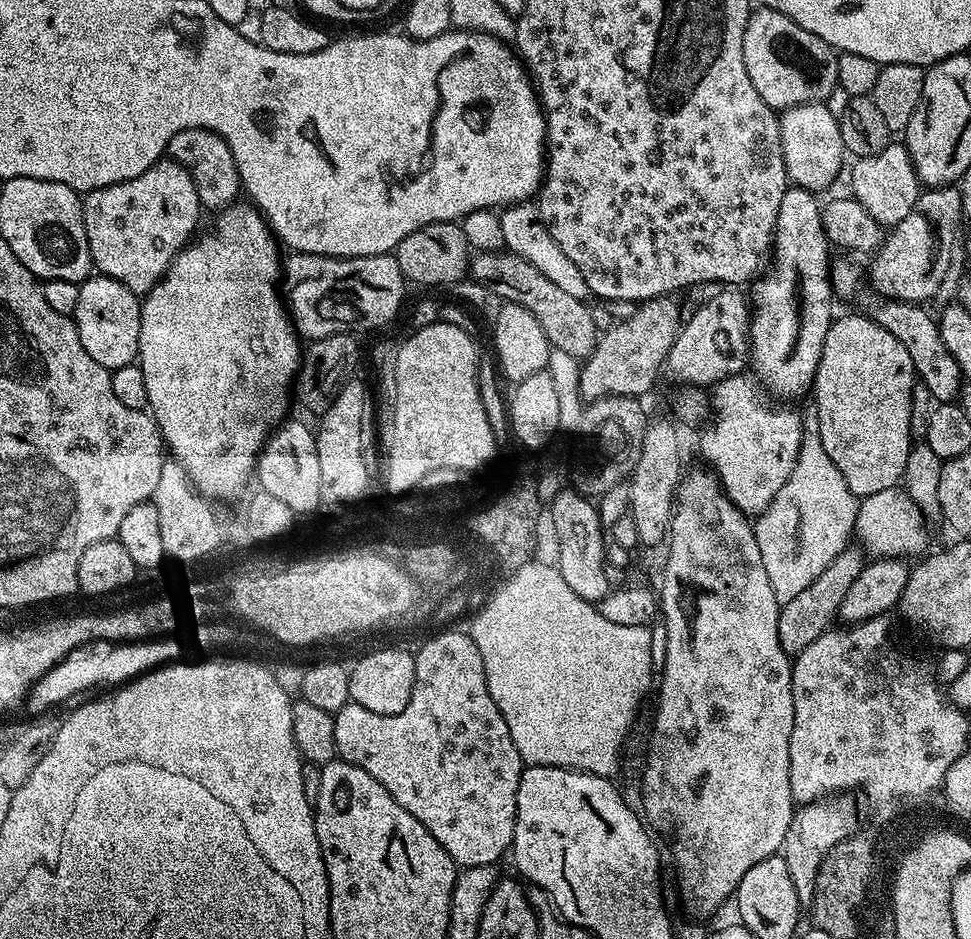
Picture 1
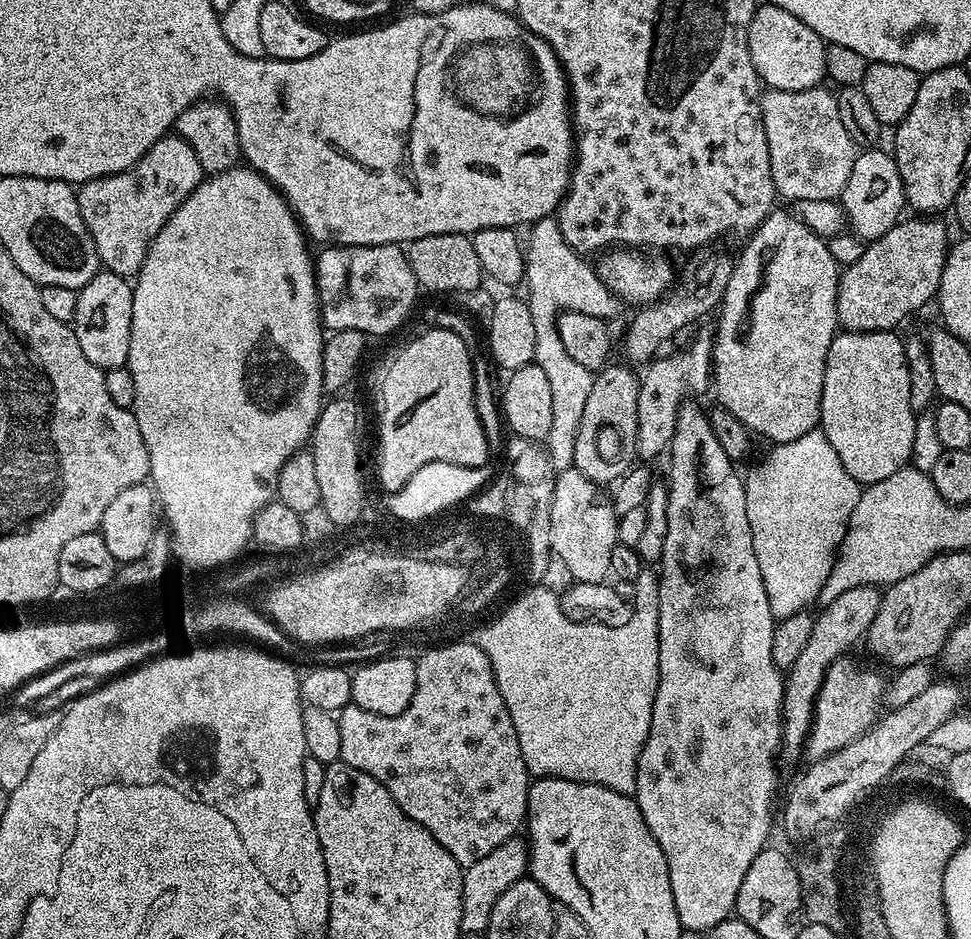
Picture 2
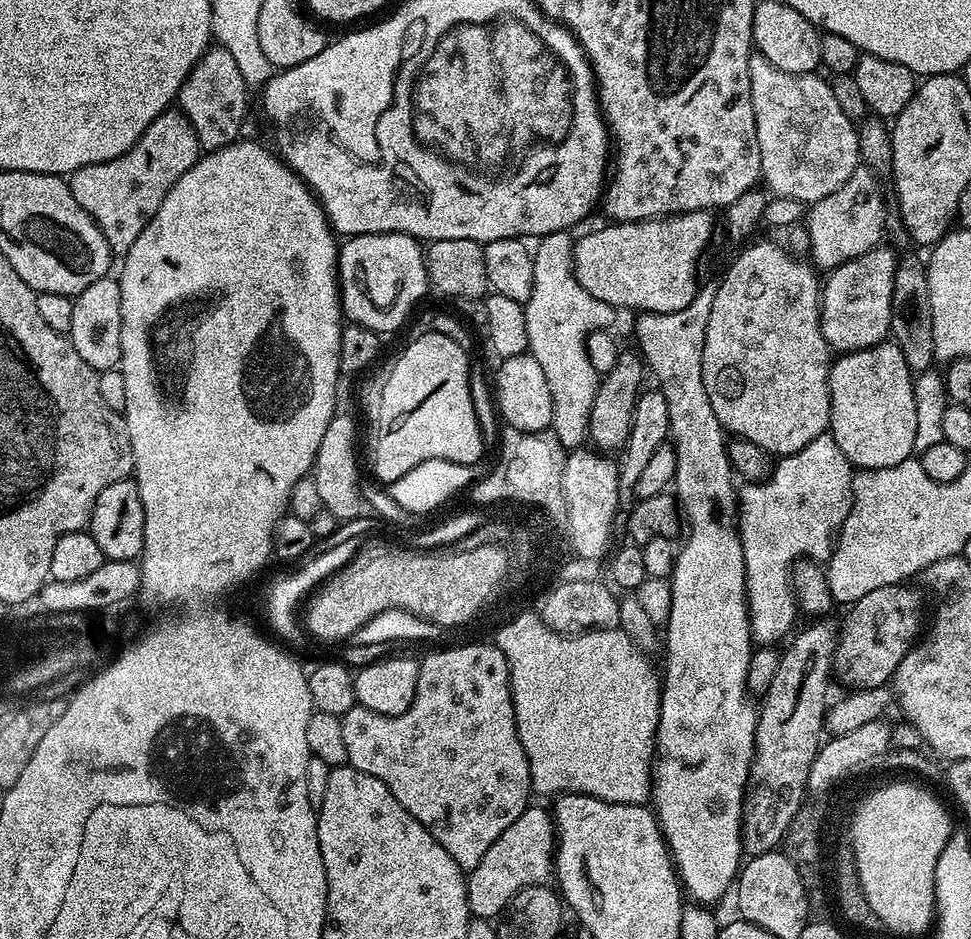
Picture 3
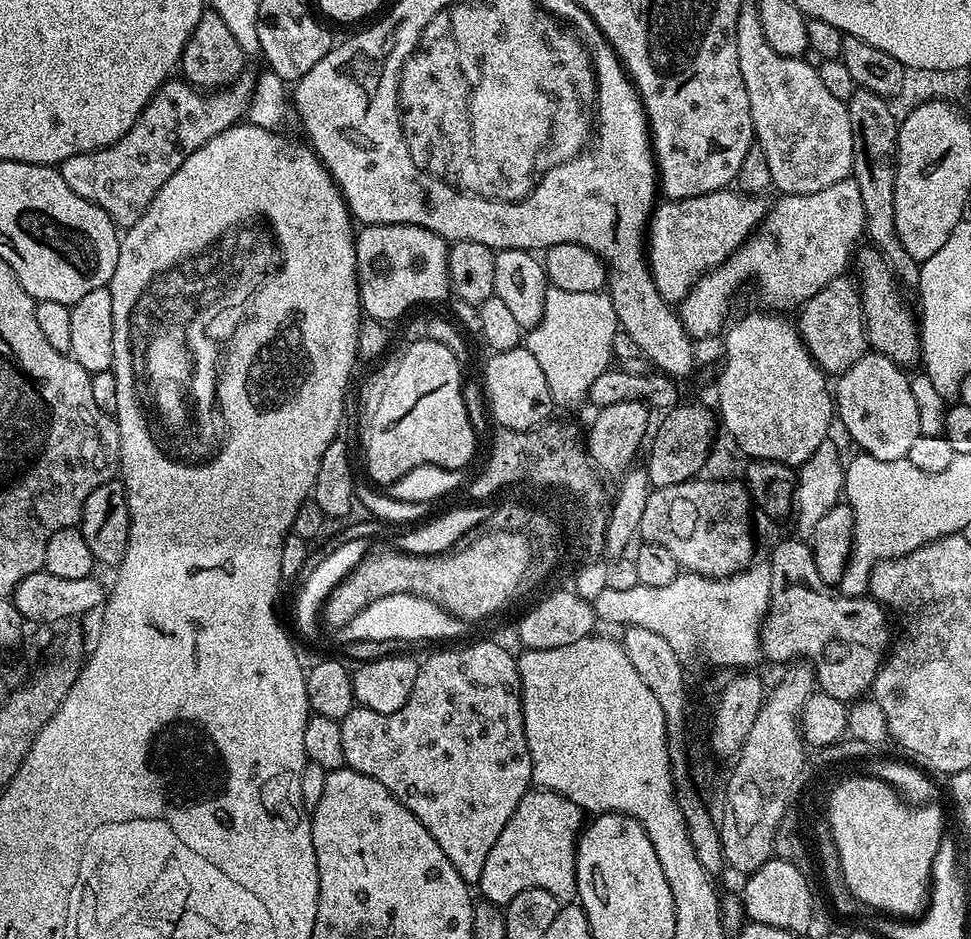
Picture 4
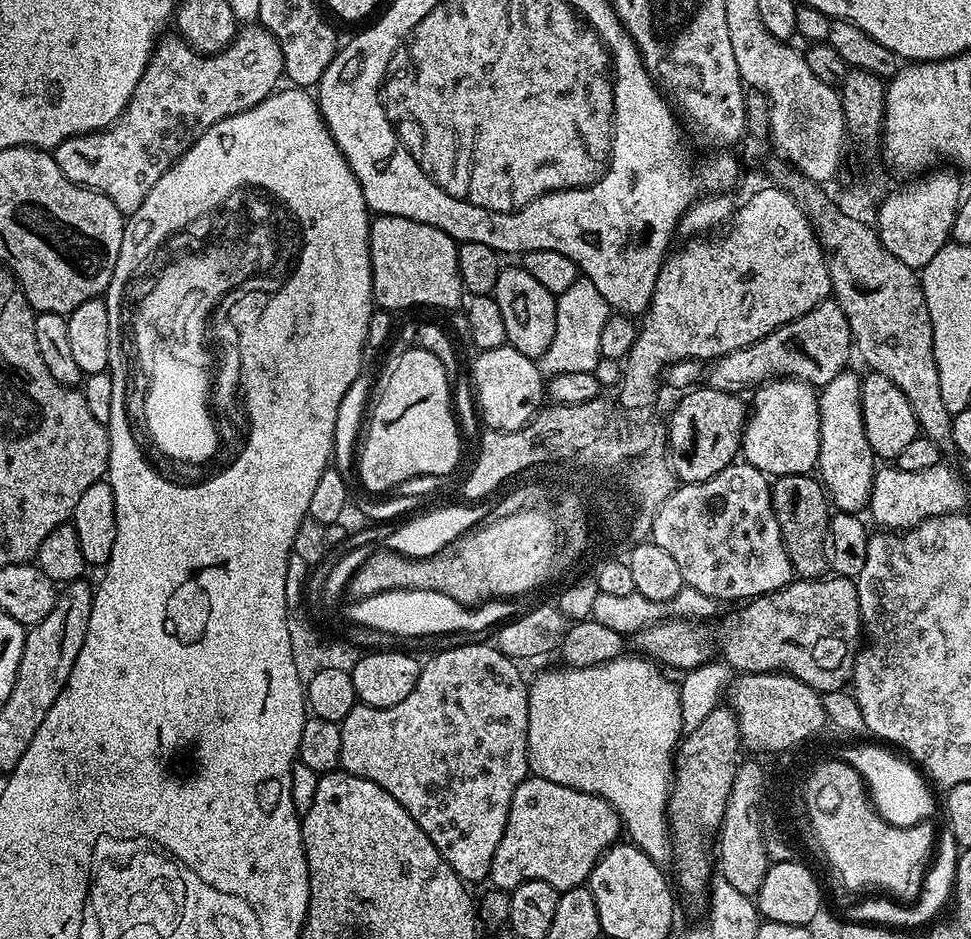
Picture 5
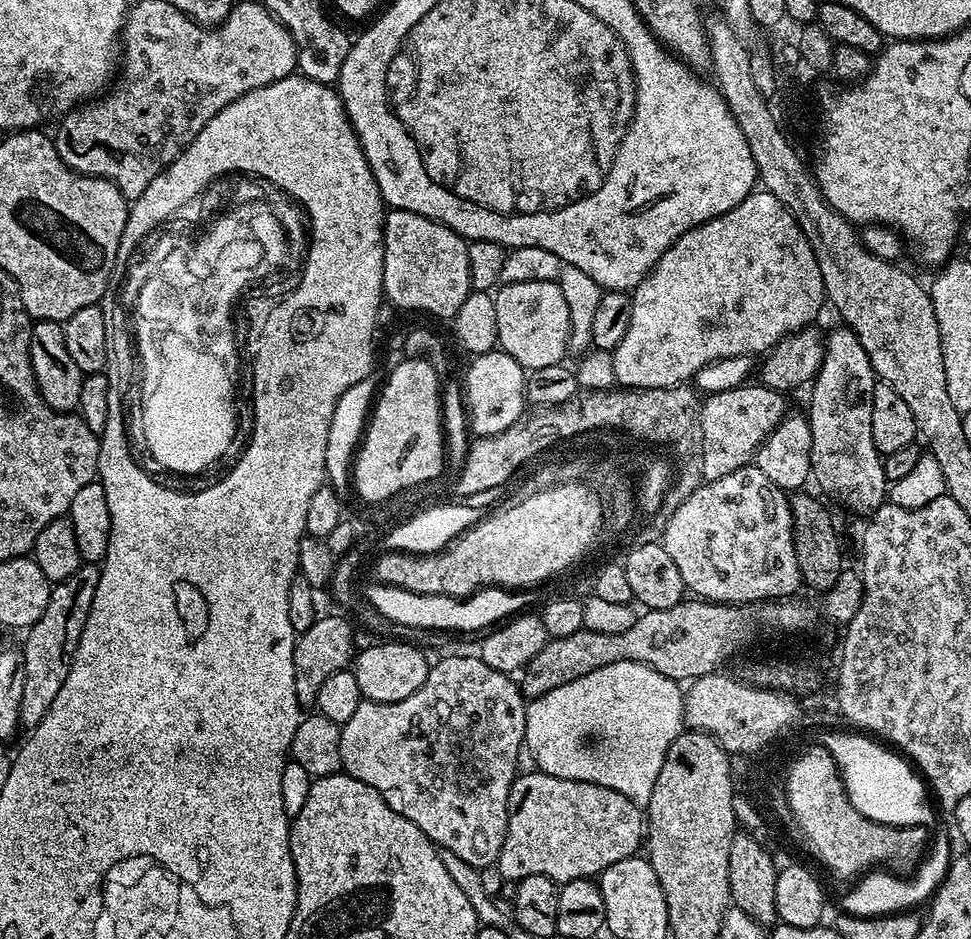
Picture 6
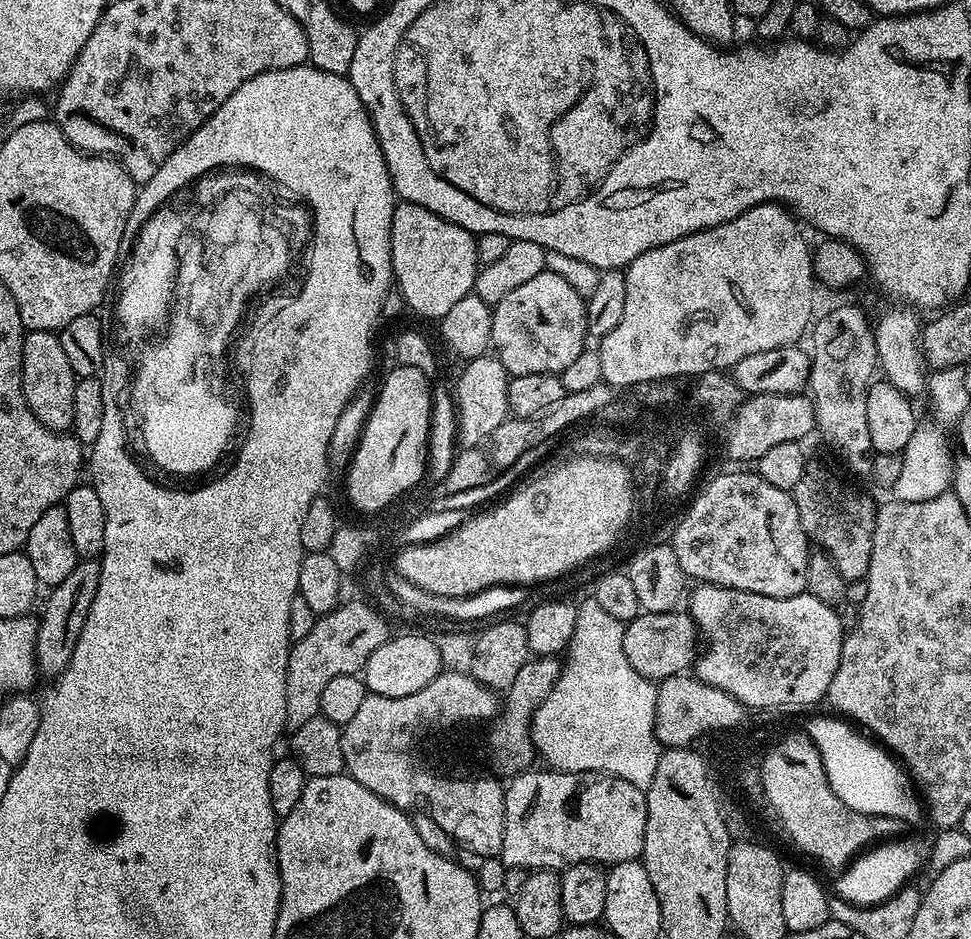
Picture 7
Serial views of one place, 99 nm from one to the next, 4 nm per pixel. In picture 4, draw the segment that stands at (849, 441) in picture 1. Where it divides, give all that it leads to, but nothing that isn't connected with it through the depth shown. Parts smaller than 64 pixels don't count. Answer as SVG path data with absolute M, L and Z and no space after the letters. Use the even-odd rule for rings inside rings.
M869 351L850 370L843 372L834 384L834 412L838 417L838 424L848 431L848 436L857 445L859 451L870 454L874 458L883 460L904 460L908 455L914 438L918 438L919 416L918 405L911 393L910 376L901 365L886 358L880 352Z

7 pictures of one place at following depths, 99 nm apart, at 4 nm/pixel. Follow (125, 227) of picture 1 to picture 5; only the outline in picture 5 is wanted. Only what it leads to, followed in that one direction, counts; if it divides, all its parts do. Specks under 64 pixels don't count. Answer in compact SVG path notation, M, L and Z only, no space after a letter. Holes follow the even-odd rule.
M259 23L241 27L232 45L215 56L205 56L179 35L171 35L157 43L126 110L110 128L72 136L54 149L58 170L70 182L101 192L125 214L146 202L154 182L176 165L180 155L210 126L258 106L277 91L284 76L282 46Z

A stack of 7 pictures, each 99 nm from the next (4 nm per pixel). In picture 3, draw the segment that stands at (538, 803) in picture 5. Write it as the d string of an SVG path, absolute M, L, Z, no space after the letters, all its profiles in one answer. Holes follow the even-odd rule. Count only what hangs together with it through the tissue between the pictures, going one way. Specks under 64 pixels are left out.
M529 806L525 812L518 814L518 818L514 818L514 822L502 830L494 846L482 854L482 862L467 873L469 913L473 917L491 921L503 913L514 894L535 884L547 885L554 876L556 842L554 817L547 807Z

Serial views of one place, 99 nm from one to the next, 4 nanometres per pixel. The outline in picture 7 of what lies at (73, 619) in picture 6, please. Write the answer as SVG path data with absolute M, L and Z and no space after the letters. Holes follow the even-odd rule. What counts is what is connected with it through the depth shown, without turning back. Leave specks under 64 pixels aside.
M84 558L76 563L74 570L70 570L67 578L62 578L62 582L49 591L52 593L44 604L44 613L38 616L36 630L36 666L43 675L45 672L51 678L56 678L68 668L74 646L78 642L78 634L82 634L86 614L90 614L94 594L98 594L99 577L99 559Z

